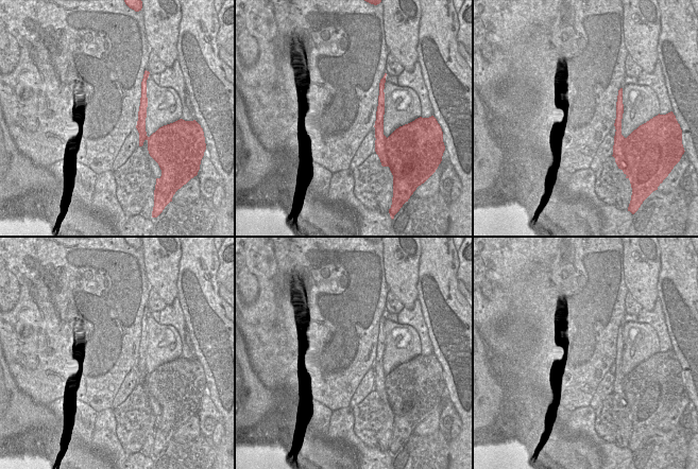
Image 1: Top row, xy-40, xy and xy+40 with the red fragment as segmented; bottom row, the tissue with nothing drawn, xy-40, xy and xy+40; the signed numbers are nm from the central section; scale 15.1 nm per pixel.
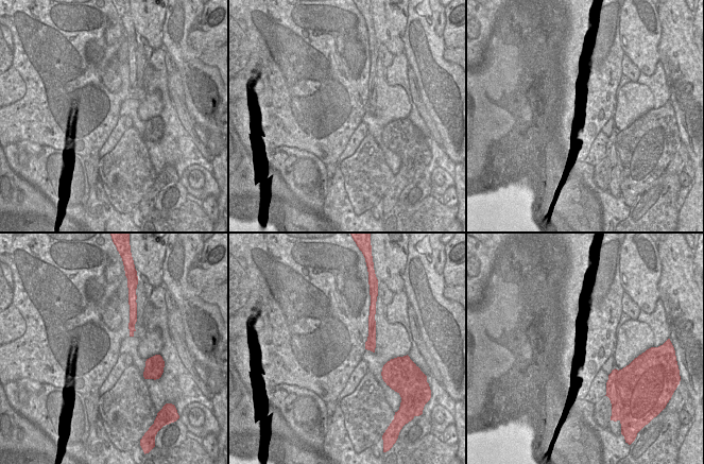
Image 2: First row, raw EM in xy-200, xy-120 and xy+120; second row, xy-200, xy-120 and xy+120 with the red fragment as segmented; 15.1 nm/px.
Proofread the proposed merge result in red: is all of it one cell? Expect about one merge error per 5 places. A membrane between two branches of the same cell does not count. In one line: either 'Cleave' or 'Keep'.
Cleave

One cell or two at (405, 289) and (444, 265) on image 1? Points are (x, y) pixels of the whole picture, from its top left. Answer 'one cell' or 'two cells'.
two cells

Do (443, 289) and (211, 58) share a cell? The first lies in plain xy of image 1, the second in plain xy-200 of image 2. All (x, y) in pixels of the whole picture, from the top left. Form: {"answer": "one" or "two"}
{"answer": "two"}

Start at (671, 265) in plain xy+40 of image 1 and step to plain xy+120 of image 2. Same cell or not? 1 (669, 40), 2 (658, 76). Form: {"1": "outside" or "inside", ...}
{"1": "inside", "2": "outside"}

